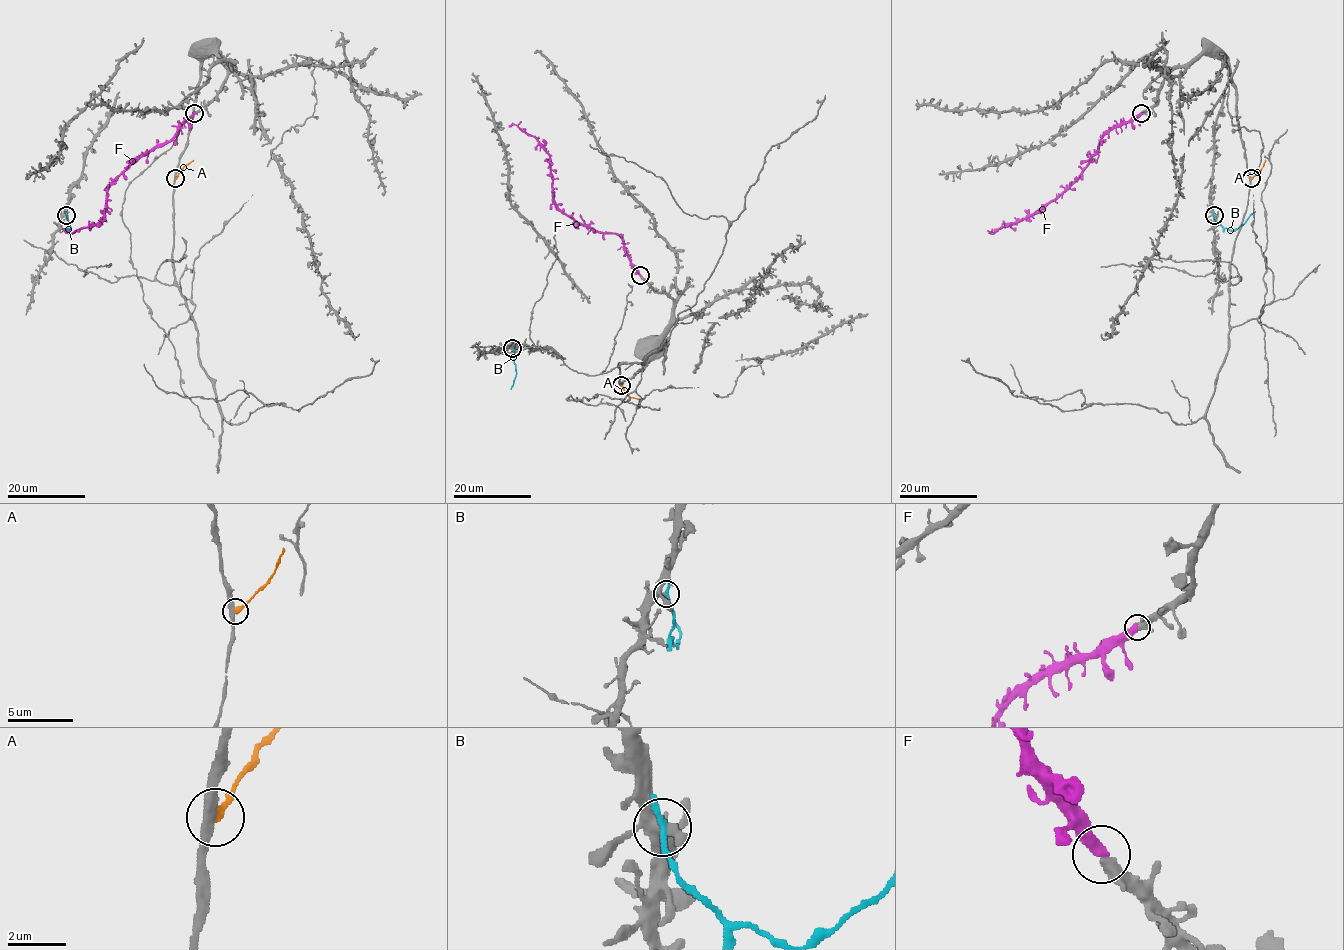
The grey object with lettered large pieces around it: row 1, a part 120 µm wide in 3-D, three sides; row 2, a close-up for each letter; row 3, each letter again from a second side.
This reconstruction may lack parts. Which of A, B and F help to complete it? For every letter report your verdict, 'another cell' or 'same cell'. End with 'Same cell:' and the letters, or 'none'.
A: another cell
B: another cell
F: same cell
Same cell: F

